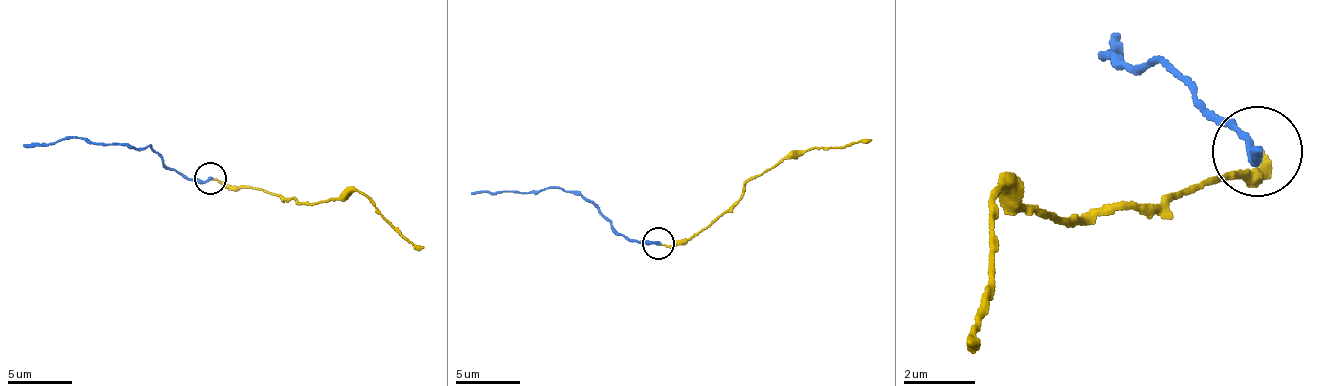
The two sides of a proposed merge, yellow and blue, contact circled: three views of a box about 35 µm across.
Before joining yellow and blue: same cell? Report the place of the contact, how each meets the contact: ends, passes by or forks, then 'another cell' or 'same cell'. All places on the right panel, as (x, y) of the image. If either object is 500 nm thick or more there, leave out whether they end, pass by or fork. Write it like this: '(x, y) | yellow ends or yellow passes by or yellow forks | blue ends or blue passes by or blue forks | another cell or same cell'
(1257, 151) | yellow ends | blue ends | same cell

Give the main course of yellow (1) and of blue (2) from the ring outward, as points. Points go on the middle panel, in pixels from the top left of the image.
1: (659, 242), (672, 245), (707, 229), (749, 181), (808, 151), (843, 148), (872, 138)
2: (659, 242), (629, 242), (578, 194), (558, 187), (529, 194), (471, 194)

